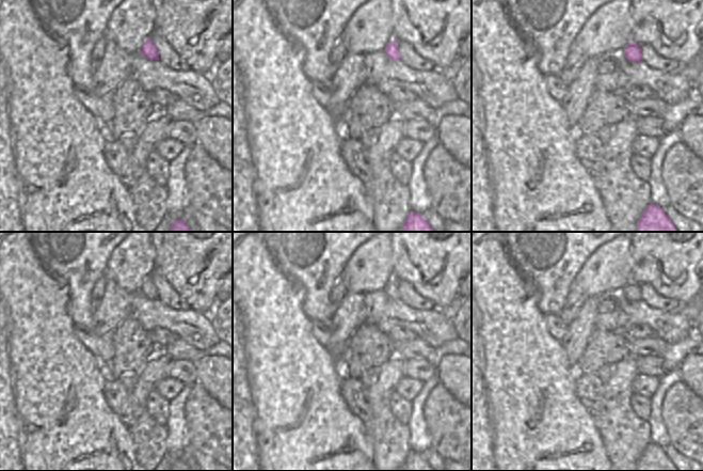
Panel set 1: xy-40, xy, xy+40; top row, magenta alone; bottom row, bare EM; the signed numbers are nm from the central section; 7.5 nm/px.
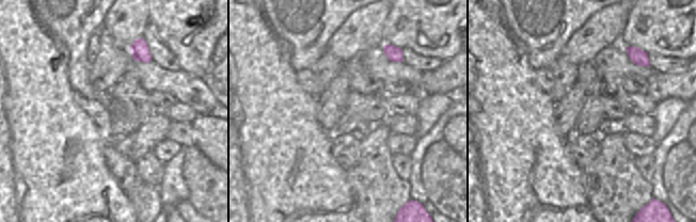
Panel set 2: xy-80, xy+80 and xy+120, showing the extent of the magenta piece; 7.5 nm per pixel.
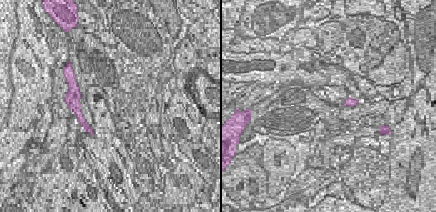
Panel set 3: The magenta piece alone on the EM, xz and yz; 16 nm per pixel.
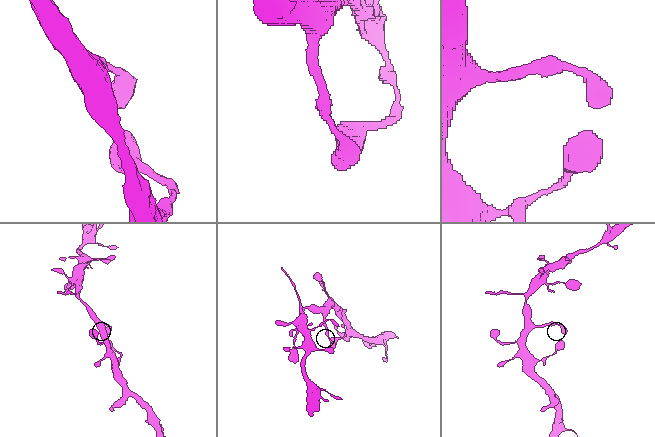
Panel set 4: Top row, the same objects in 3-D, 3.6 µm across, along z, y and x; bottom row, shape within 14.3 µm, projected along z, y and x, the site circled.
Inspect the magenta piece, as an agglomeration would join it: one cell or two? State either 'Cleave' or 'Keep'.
Keep

